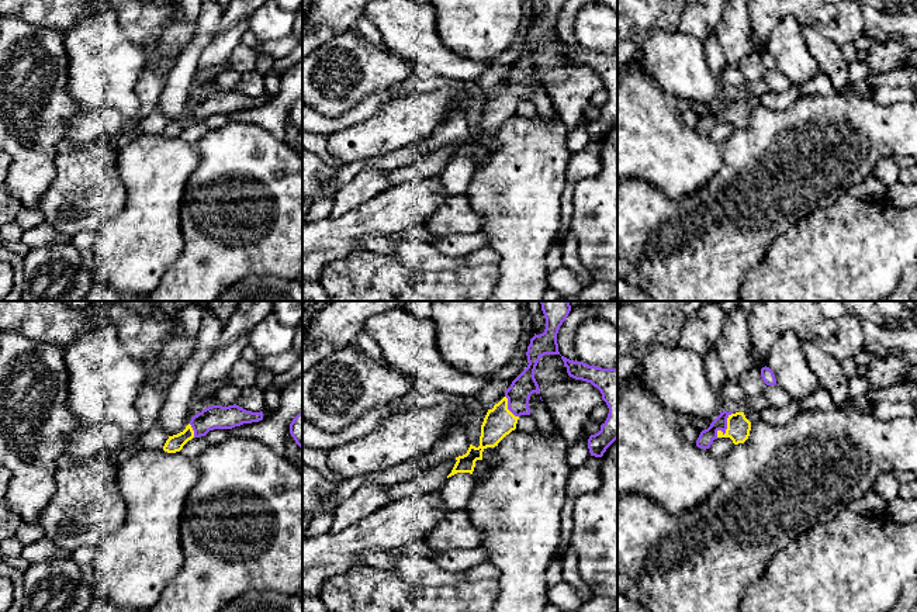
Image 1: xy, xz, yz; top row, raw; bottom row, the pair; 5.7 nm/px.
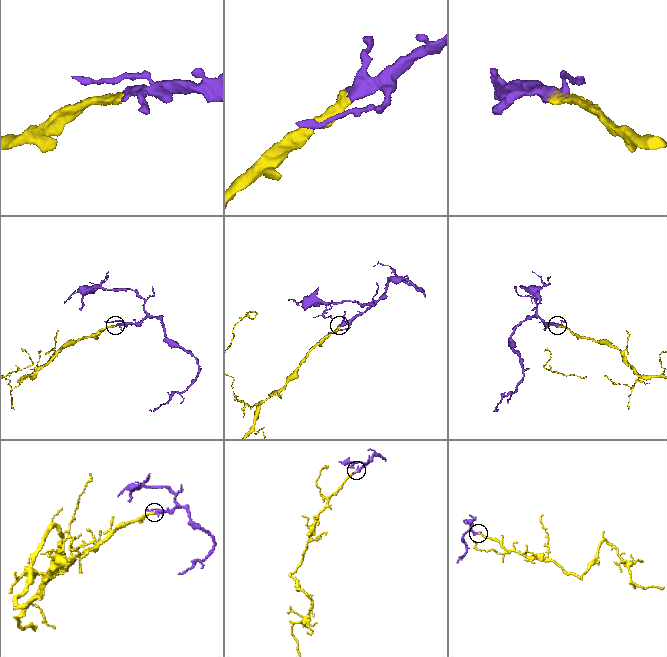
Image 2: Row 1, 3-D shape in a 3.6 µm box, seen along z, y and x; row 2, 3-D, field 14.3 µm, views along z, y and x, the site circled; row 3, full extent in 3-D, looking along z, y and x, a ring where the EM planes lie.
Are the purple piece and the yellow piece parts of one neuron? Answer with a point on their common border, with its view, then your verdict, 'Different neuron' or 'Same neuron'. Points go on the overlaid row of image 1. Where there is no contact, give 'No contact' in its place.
Touches purple at yz (726, 428). Same neuron

